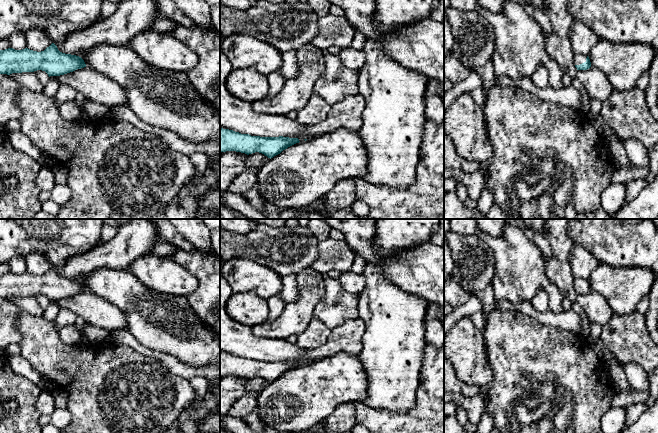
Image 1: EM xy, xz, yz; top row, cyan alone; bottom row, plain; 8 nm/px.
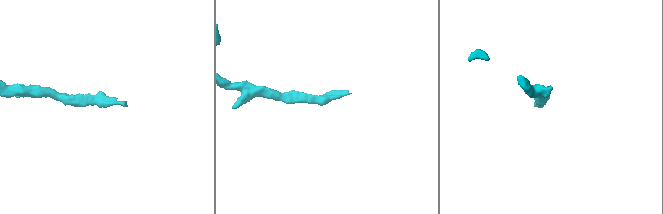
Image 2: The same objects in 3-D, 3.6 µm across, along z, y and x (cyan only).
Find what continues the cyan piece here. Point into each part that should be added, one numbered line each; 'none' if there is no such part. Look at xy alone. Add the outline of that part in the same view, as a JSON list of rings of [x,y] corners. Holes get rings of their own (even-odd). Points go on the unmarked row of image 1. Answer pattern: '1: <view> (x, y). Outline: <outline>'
none

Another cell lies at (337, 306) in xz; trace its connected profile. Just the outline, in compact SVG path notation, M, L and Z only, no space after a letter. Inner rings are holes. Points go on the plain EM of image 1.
M328 277L324 281L325 294L315 306L314 317L330 329L359 318L358 295L347 292L338 279Z

